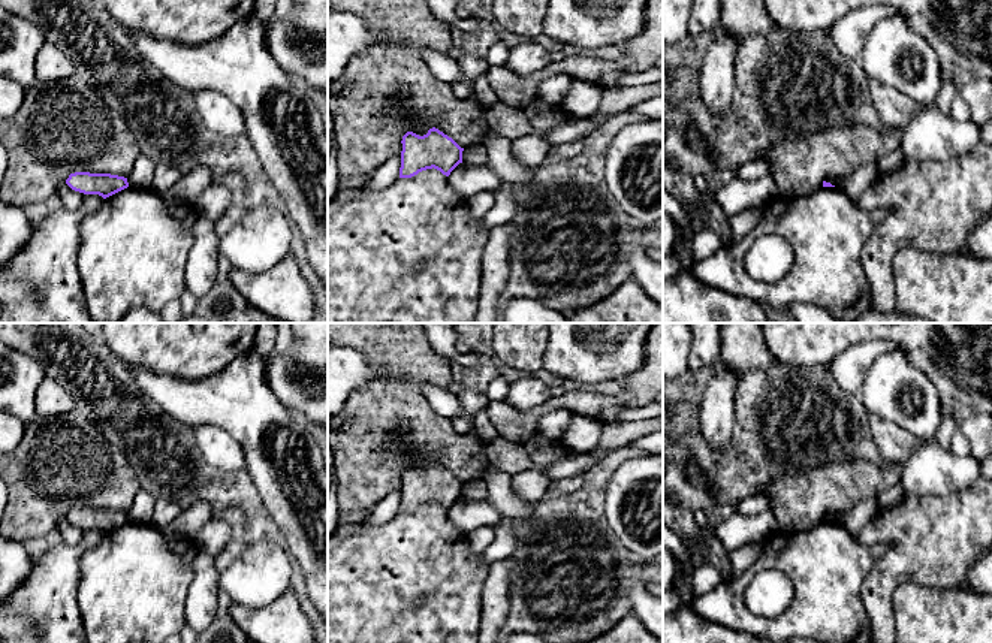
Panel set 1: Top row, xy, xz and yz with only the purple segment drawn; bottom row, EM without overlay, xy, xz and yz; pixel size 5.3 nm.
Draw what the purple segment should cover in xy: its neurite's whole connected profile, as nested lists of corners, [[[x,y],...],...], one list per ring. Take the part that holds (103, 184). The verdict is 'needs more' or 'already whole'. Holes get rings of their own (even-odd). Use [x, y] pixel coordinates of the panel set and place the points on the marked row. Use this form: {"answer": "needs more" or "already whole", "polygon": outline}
{"answer": "already whole", "polygon": [[[75,172],[66,179],[66,184],[84,194],[99,194],[103,199],[129,187],[127,178],[111,173]]]}

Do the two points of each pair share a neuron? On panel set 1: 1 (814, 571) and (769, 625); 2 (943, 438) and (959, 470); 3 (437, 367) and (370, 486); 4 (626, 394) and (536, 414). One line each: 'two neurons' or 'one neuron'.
1: one neuron
2: two neurons
3: one neuron
4: one neuron

